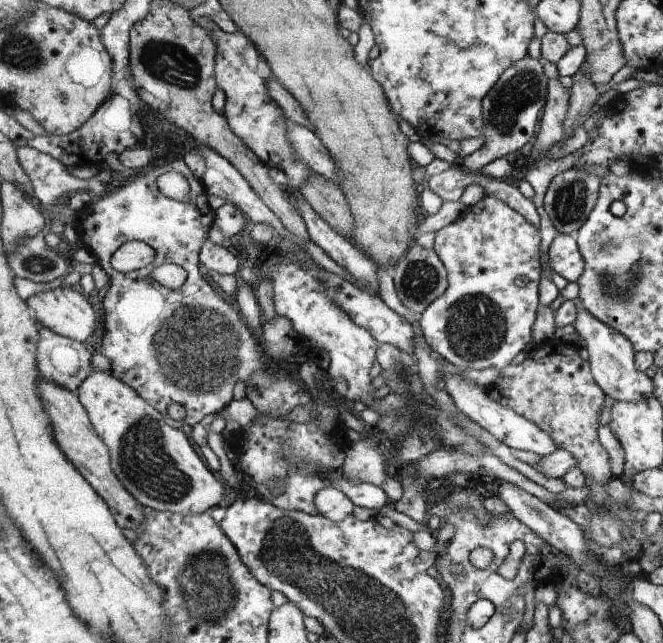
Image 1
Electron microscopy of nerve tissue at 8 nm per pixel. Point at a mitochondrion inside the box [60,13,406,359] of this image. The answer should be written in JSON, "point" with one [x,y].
{"point":[167,62]}

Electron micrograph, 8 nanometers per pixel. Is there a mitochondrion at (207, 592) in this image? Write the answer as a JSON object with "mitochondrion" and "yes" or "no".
{"mitochondrion":"yes"}

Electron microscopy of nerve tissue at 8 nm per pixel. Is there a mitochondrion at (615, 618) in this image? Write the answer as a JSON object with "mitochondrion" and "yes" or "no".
{"mitochondrion":"no"}

